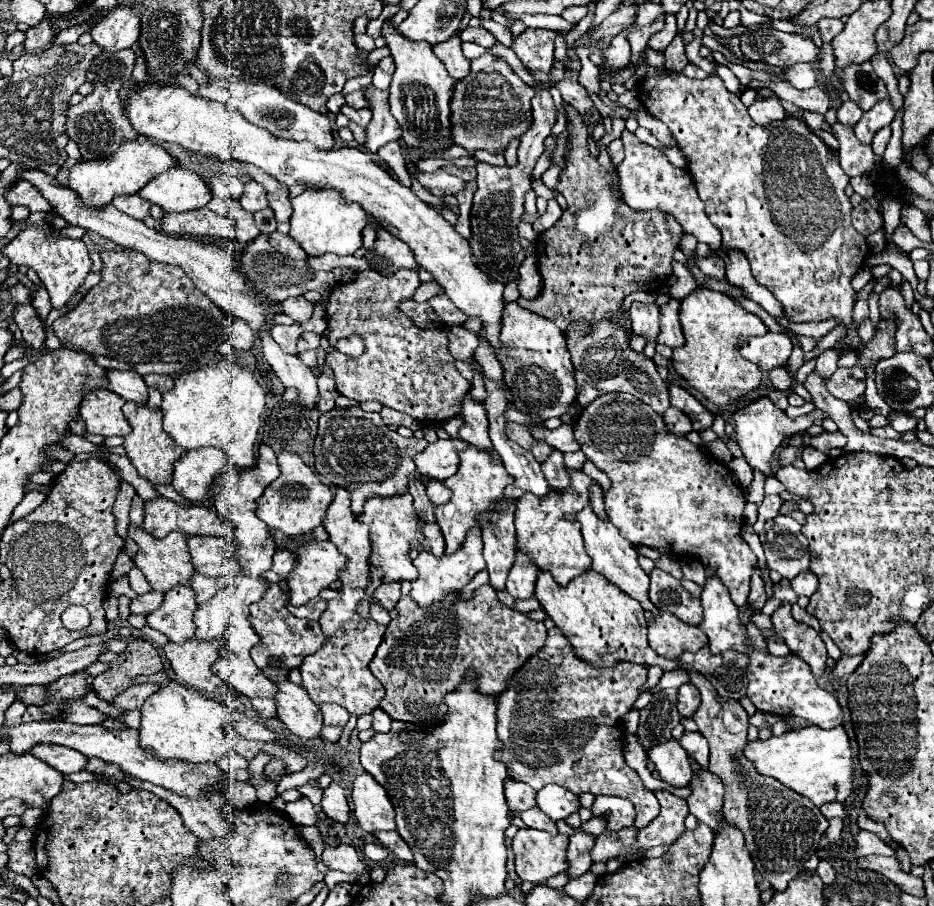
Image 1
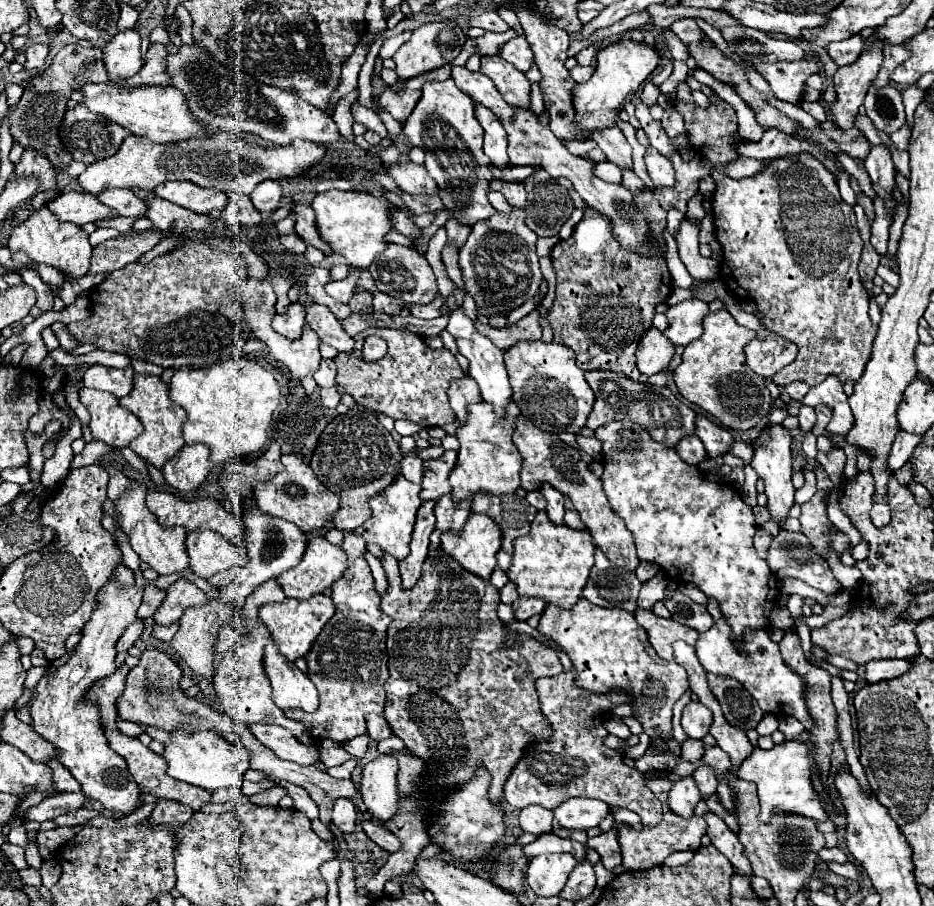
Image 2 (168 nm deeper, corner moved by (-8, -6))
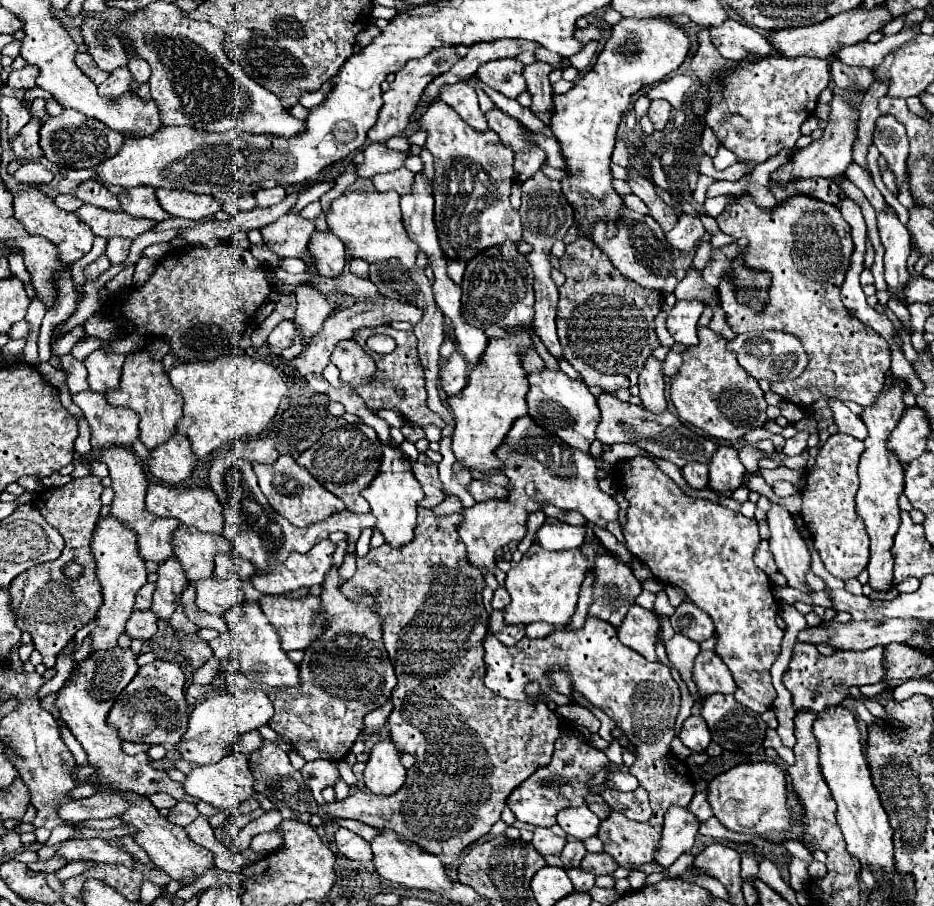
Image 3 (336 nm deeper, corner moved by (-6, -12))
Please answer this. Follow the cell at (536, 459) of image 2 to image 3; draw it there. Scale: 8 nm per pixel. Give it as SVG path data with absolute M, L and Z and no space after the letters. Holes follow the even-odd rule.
M530 416L516 420L508 432L508 444L500 448L500 458L508 460L504 474L510 478L508 504L490 500L462 510L464 520L458 524L458 536L466 546L466 558L470 566L480 572L494 572L498 568L498 552L510 542L520 542L526 534L526 518L530 512L542 508L544 502L562 510L580 512L586 522L606 528L610 522L618 522L618 502L598 488L596 462L582 450L564 444L558 436L544 432Z

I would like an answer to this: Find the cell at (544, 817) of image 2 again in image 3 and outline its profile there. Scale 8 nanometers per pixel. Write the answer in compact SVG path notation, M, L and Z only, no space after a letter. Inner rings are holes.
M536 828L534 830L534 840L532 840L532 844L534 844L534 848L540 852L540 854L556 854L556 852L560 852L562 848L564 848L564 844L566 844L566 838L562 838L562 836L556 836L550 828Z

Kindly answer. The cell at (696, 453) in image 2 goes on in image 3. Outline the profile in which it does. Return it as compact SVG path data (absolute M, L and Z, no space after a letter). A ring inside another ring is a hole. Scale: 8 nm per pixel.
M690 462L682 468L682 476L684 480L696 488L696 490L702 490L708 486L708 466L706 464L698 464L698 462Z

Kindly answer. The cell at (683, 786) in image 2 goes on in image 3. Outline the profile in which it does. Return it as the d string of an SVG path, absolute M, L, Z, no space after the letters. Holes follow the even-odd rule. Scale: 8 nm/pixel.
M678 804L670 806L664 814L664 830L654 860L664 868L670 866L682 852L692 848L698 828L700 822L688 808L680 808Z

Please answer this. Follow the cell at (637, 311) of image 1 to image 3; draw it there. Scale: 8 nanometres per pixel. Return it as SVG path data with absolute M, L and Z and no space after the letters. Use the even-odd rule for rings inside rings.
M648 356L644 362L644 368L638 376L638 388L642 404L652 412L664 412L666 410L666 398L664 398L664 372L662 372L662 360Z

